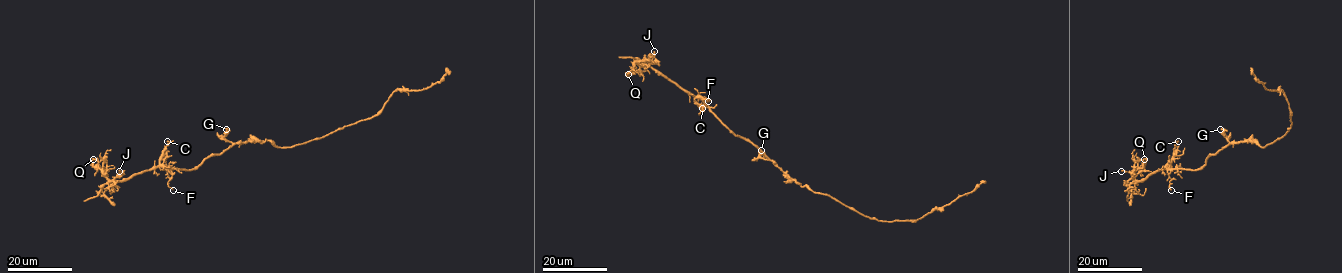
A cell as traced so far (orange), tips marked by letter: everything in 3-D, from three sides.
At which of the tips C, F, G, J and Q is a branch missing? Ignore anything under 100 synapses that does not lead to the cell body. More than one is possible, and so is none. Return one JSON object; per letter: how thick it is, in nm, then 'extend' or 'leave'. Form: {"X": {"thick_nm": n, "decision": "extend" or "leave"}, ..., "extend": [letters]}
{"C": {"thick_nm": 150, "decision": "leave"}, "F": {"thick_nm": 120, "decision": "leave"}, "G": {"thick_nm": 300, "decision": "leave"}, "J": {"thick_nm": 150, "decision": "leave"}, "Q": {"thick_nm": 260, "decision": "leave"}, "extend": []}

